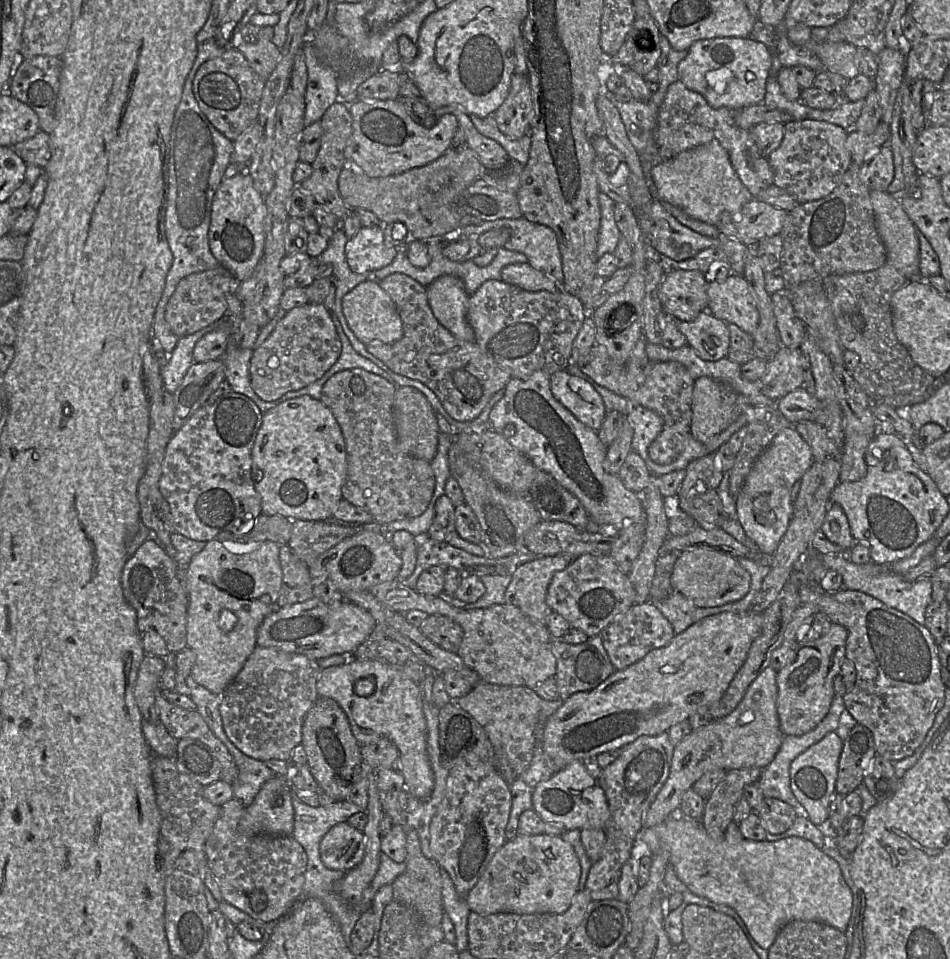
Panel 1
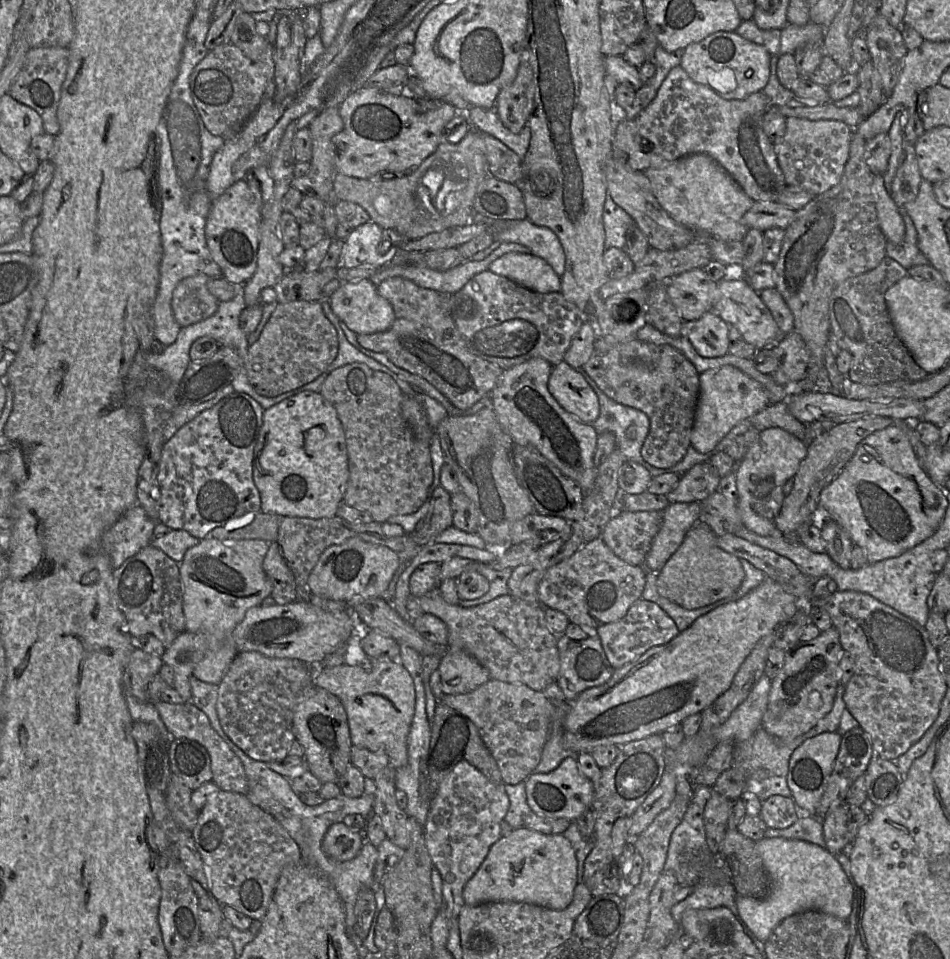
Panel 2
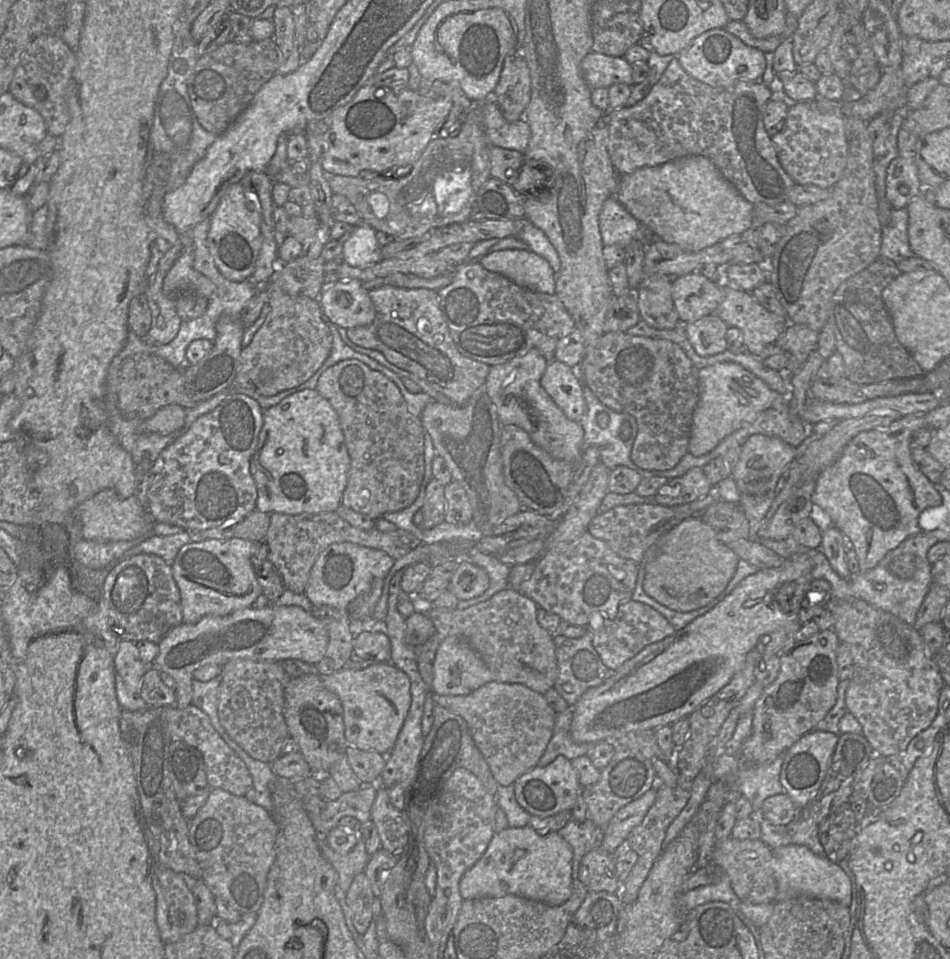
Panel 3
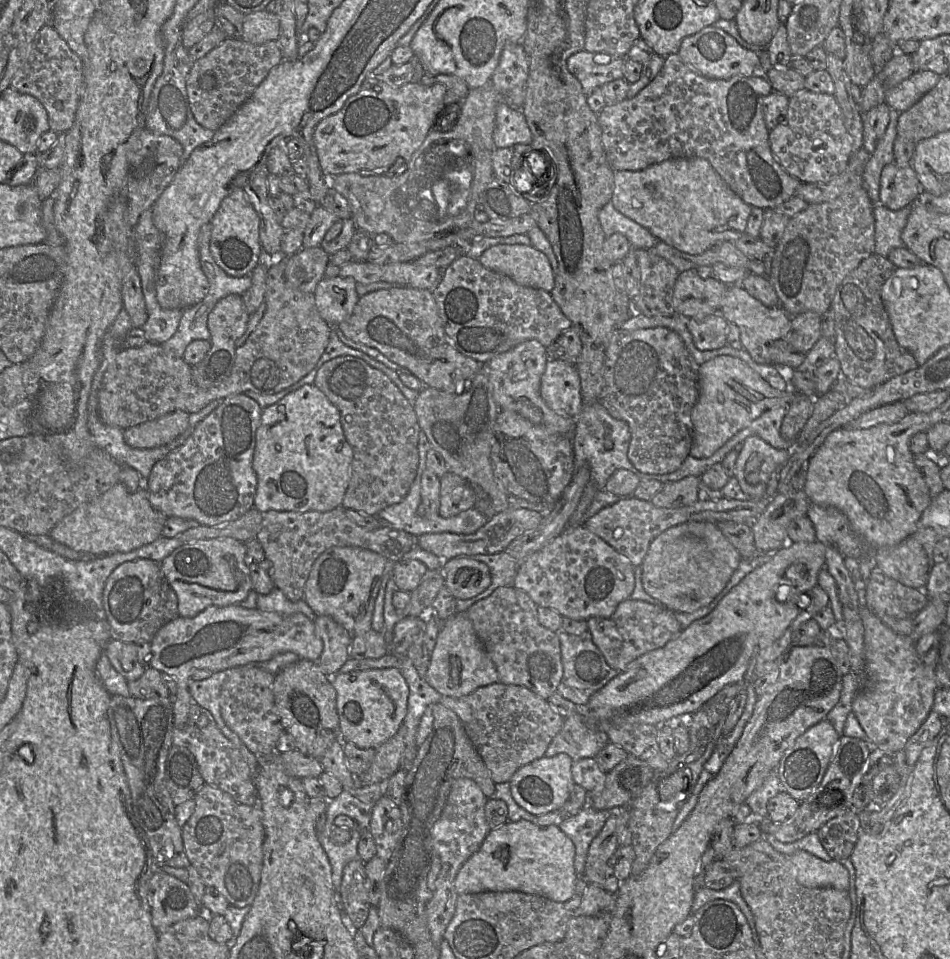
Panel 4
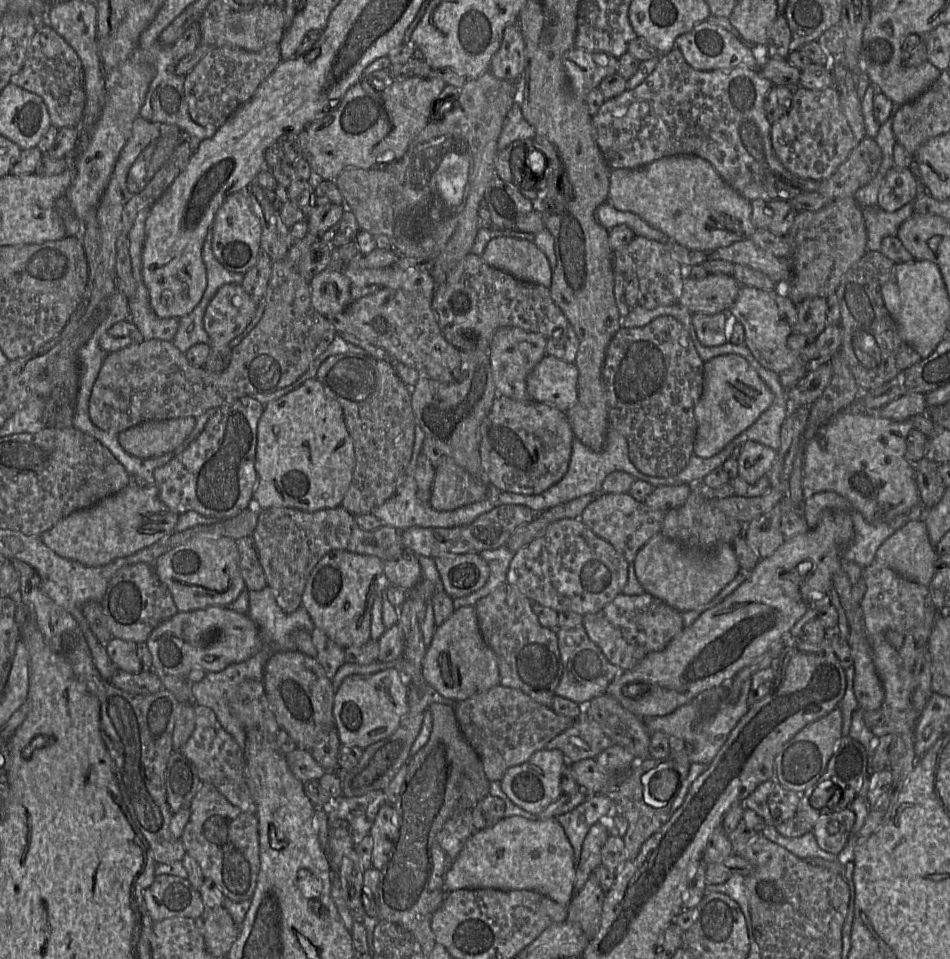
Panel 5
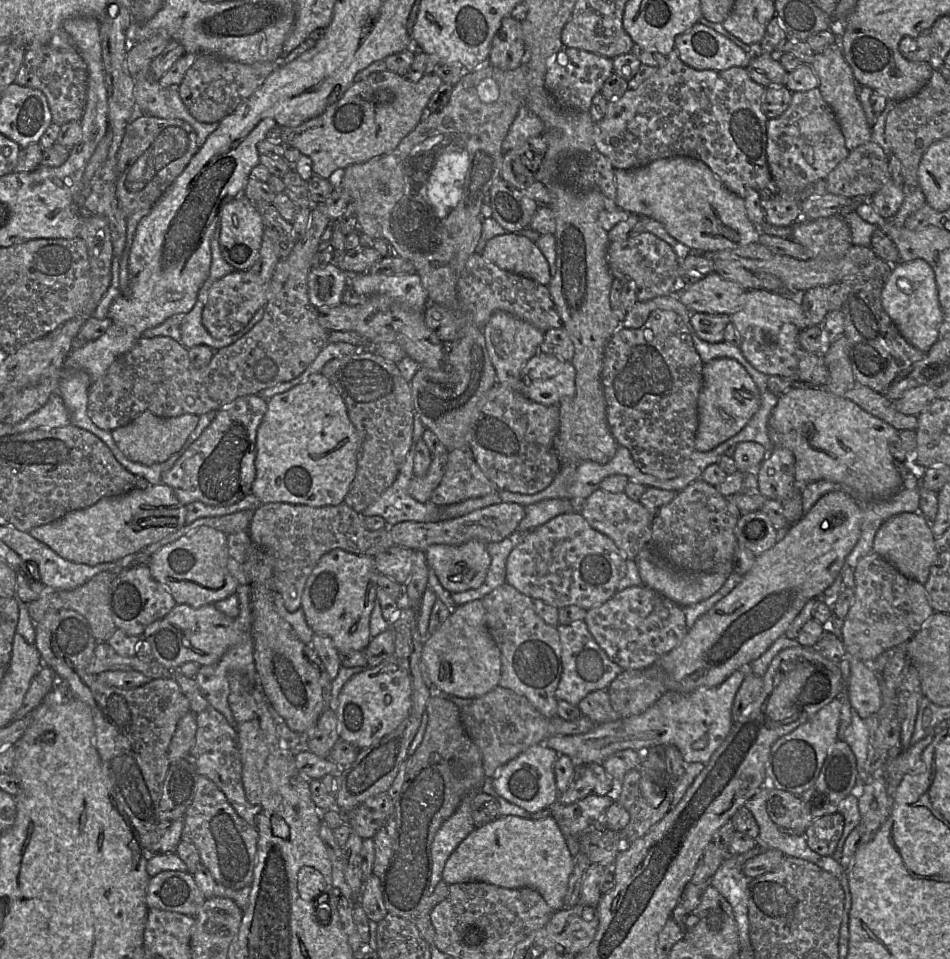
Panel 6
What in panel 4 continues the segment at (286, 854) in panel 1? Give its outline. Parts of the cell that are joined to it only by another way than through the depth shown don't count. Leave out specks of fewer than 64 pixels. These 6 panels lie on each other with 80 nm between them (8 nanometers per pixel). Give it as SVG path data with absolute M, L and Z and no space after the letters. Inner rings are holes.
M205 783L194 797L194 813L182 828L184 849L191 864L200 873L206 886L216 888L235 907L251 906L257 896L263 868L263 842L265 828L263 811L258 806L238 803L234 798L217 788Z

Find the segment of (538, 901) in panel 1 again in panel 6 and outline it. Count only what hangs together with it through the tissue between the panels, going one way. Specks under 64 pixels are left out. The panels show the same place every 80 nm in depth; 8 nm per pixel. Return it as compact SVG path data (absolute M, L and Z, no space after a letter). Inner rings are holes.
M499 816L476 829L455 849L442 872L448 885L485 882L498 887L533 888L554 912L564 908L564 898L575 861L553 816L543 819Z

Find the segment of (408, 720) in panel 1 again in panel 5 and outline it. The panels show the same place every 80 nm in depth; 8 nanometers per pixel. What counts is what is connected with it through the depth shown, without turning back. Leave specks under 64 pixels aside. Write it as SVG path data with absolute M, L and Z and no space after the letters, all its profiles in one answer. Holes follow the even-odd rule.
M396 668L347 676L335 694L333 709L341 744L362 749L393 734L408 711L408 686Z

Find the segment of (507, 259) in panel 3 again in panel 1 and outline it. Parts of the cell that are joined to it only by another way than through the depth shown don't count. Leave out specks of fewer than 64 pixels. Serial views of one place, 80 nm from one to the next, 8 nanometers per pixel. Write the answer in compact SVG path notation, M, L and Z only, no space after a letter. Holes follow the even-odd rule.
M516 263L505 266L501 272L502 281L516 285L524 290L537 292L546 290L557 292L561 284L543 271L533 268L529 263Z

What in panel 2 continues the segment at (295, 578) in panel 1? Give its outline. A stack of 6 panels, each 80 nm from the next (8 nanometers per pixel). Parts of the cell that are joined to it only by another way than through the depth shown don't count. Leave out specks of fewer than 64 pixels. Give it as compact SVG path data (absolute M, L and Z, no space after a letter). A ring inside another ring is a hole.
M277 542L269 543L268 552L263 560L263 569L272 583L271 597L278 605L296 602L297 584L295 577Z

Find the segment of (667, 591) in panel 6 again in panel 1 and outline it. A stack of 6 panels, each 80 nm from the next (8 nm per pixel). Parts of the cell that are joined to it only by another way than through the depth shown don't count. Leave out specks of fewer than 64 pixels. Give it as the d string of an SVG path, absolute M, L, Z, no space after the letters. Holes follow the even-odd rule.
M706 545L683 550L671 573L674 590L697 607L716 607L742 599L749 591L750 580L750 574L735 557Z

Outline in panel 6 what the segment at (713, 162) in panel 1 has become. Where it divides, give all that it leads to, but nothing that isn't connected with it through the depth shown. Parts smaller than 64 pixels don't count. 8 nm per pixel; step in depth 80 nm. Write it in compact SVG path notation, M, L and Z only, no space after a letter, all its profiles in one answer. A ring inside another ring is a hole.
M661 158L633 169L614 169L614 177L617 207L660 222L686 250L711 252L758 242L760 230L749 220L744 199L729 190L699 159Z

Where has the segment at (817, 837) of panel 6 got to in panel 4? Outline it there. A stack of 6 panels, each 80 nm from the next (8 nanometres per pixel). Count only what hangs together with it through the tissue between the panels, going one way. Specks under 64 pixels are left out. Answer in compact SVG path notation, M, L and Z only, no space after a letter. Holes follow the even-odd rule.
M854 809L830 819L818 830L820 842L835 861L849 859L862 831L859 816Z

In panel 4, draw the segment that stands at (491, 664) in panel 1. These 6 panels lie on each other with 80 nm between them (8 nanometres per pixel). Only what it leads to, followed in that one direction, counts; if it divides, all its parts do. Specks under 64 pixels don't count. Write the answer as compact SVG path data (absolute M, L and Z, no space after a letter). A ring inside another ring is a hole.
M501 586L466 613L496 666L499 682L524 686L546 700L557 691L563 676L558 634L539 623L537 605L528 594L514 586Z

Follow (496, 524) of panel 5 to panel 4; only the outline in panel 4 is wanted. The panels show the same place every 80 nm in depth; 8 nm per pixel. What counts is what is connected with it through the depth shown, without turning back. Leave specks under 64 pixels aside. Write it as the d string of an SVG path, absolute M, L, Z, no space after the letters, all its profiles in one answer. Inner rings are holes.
M512 508L497 513L472 534L451 532L426 533L416 538L416 545L442 559L478 554L494 554L504 551L508 544L518 536L535 529L543 514L526 508Z

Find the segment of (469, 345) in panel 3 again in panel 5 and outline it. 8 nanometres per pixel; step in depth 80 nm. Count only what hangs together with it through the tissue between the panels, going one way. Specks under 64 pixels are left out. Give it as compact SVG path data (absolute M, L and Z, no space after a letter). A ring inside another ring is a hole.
M472 253L457 264L443 284L436 285L432 307L446 341L460 352L488 352L494 333L502 327L518 327L548 339L555 332L570 326L553 301L549 288L521 281L486 264L481 256Z

